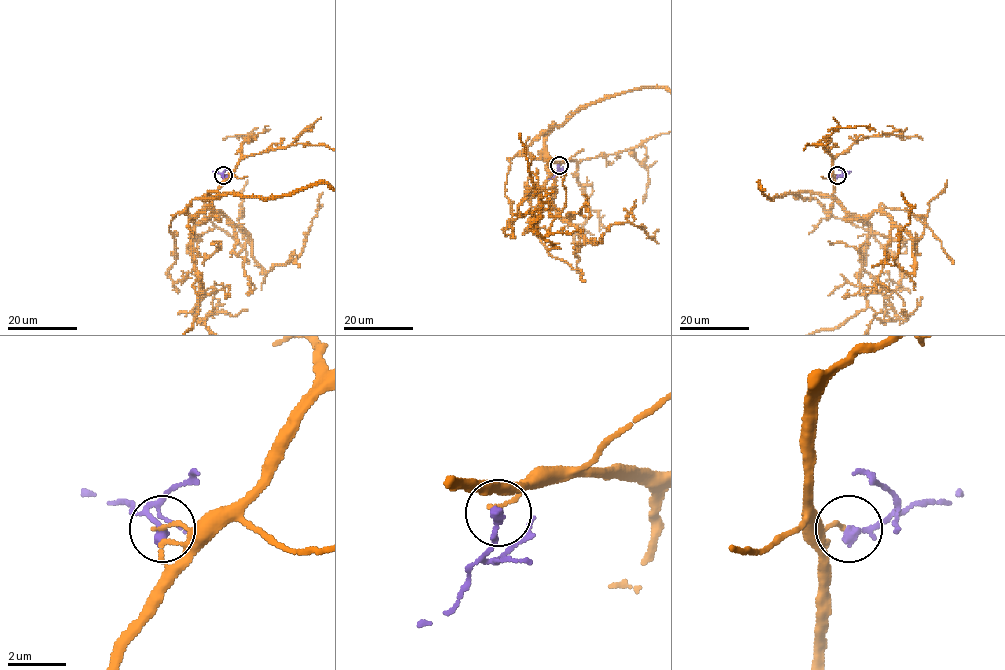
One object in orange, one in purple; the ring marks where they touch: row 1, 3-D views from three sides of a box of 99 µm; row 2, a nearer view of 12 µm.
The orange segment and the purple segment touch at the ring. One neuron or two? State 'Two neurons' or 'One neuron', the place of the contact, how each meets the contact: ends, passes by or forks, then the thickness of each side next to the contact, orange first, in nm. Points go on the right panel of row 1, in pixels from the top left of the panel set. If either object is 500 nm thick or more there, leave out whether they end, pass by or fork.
Two neurons. Place: (837, 175). At the ring orange ends. At the ring purple ends. Thickness 120 nm (orange) against 320 nm

